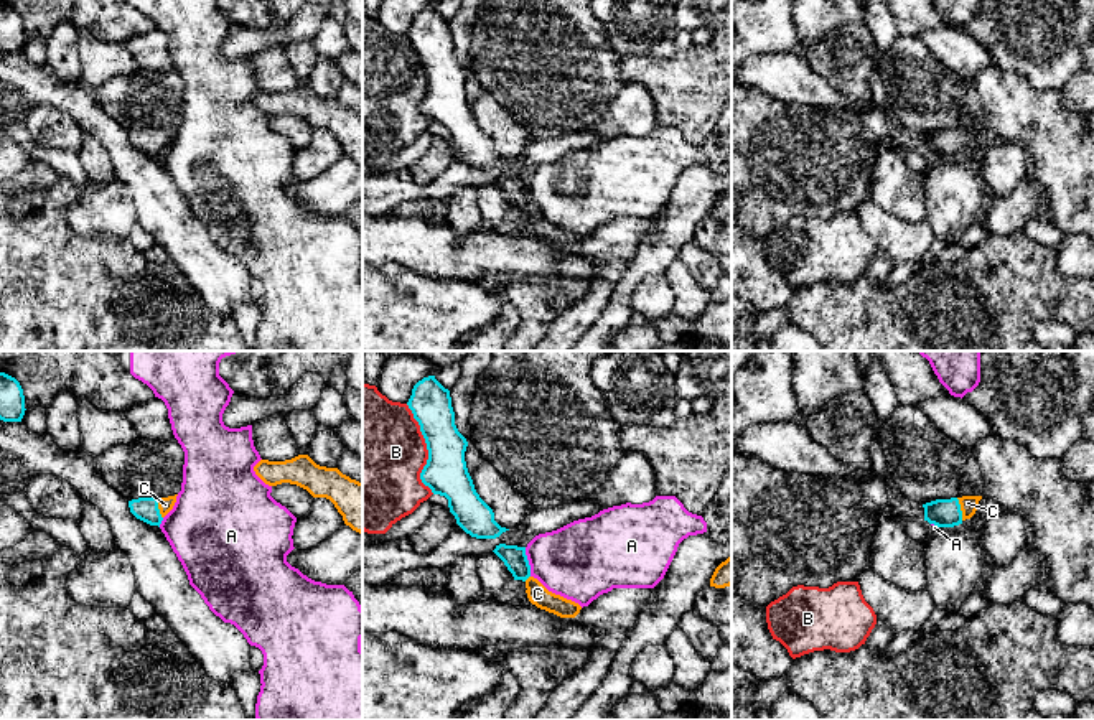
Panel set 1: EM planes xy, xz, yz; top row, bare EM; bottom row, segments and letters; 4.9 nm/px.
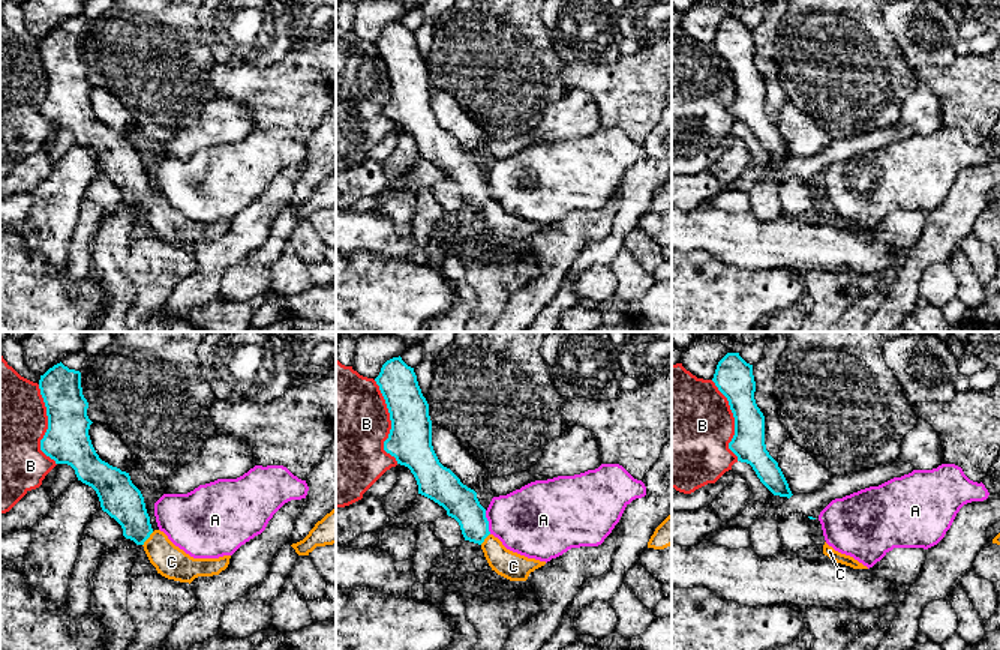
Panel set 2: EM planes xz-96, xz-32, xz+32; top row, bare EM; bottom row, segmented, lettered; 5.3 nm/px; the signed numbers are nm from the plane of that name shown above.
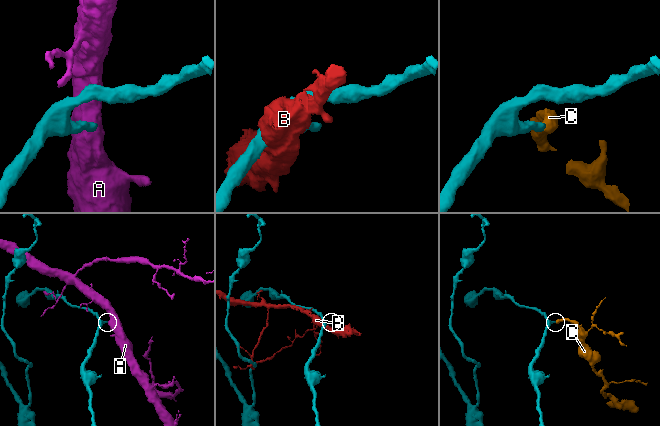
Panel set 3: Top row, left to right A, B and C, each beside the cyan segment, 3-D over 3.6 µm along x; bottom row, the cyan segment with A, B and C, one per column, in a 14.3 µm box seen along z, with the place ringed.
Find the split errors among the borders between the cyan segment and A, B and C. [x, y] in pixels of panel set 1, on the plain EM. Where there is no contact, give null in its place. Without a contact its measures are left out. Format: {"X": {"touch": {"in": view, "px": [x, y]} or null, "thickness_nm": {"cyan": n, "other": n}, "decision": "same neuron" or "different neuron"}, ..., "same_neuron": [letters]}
{"A": {"touch": {"in": "xz", "px": [528, 193]}, "thickness_nm": {"cyan": 120, "other": 380}, "decision": "different neuron"}, "B": {"touch": {"in": "xz", "px": [427, 79]}, "thickness_nm": {"cyan": 220, "other": 480}, "decision": "different neuron"}, "C": {"touch": {"in": "yz", "px": [959, 140]}, "thickness_nm": {"cyan": 140, "other": 80}, "decision": "same neuron"}, "same_neuron": ["C"]}

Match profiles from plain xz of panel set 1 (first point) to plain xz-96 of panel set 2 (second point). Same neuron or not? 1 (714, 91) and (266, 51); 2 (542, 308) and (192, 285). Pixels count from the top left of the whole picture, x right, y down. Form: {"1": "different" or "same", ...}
{"1": "different", "2": "different"}

